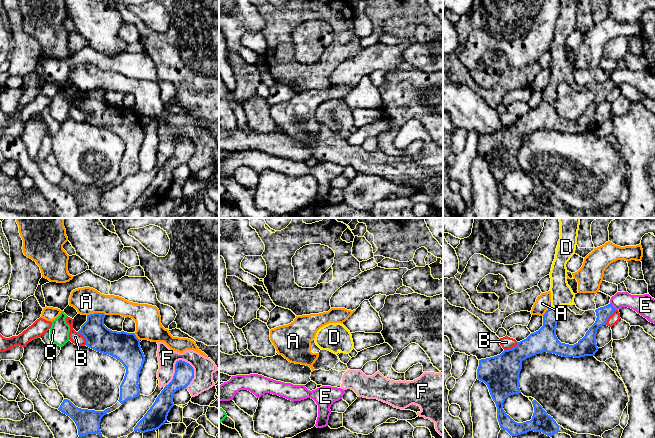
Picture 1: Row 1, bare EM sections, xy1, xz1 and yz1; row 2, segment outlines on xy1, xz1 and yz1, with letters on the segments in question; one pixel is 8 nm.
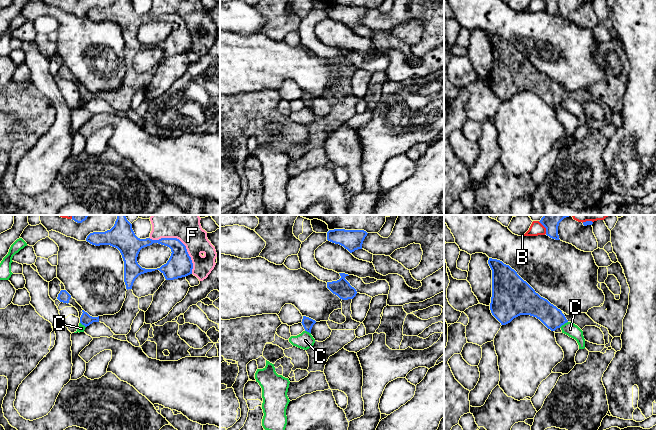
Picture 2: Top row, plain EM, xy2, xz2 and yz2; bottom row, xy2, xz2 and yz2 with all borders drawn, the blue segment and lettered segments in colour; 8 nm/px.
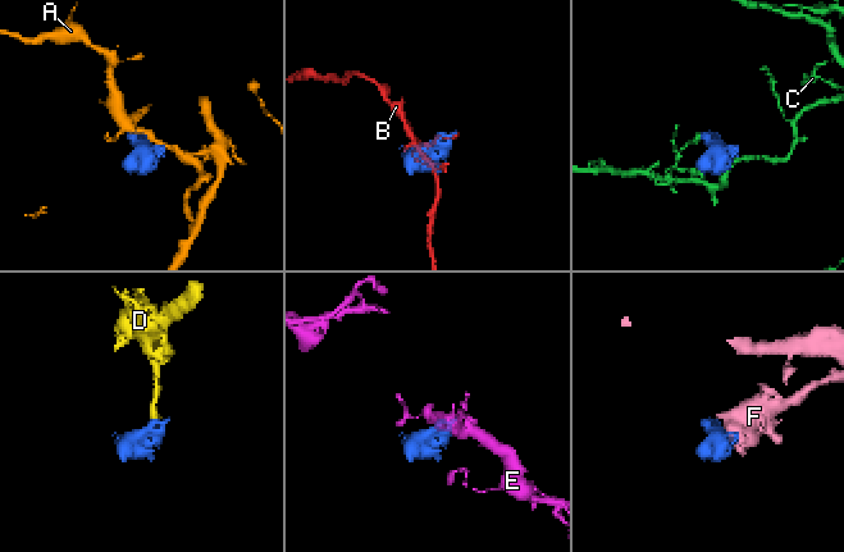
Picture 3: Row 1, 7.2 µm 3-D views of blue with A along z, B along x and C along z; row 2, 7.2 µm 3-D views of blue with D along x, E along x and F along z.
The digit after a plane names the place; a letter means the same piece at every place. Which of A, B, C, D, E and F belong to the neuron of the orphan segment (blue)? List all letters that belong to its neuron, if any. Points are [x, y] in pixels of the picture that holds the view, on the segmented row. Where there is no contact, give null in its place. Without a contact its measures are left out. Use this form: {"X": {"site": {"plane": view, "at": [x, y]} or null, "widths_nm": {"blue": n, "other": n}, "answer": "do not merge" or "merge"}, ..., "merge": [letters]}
{"A": {"site": {"plane": "xy1", "at": [96, 313]}, "widths_nm": {"blue": 220, "other": 220}, "answer": "do not merge"}, "B": {"site": {"plane": "yz1", "at": [512, 348]}, "widths_nm": {"blue": 300, "other": 100}, "answer": "do not merge"}, "C": {"site": {"plane": "yz2", "at": [563, 324]}, "widths_nm": {"blue": 170, "other": 110}, "answer": "do not merge"}, "D": {"site": {"plane": "yz1", "at": [552, 307]}, "widths_nm": {"blue": 170, "other": 180}, "answer": "merge"}, "E": {"site": {"plane": "yz1", "at": [612, 306]}, "widths_nm": {"blue": 110, "other": 160}, "answer": "do not merge"}, "F": {"site": {"plane": "xy2", "at": [181, 242]}, "widths_nm": {"blue": 200, "other": 360}, "answer": "do not merge"}, "merge": ["D"]}

